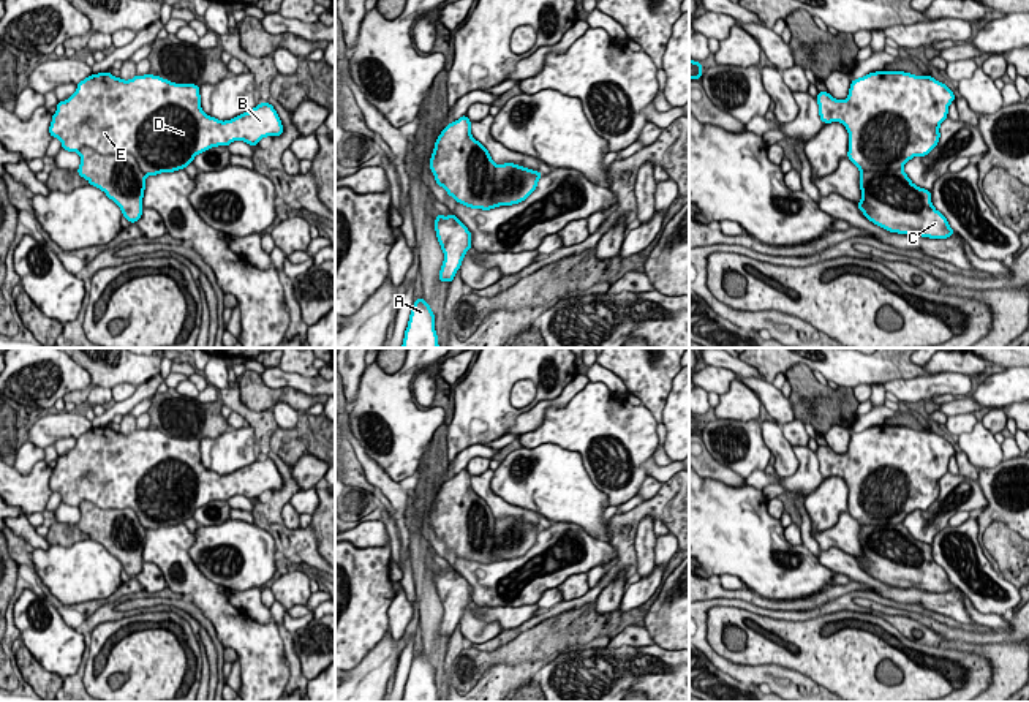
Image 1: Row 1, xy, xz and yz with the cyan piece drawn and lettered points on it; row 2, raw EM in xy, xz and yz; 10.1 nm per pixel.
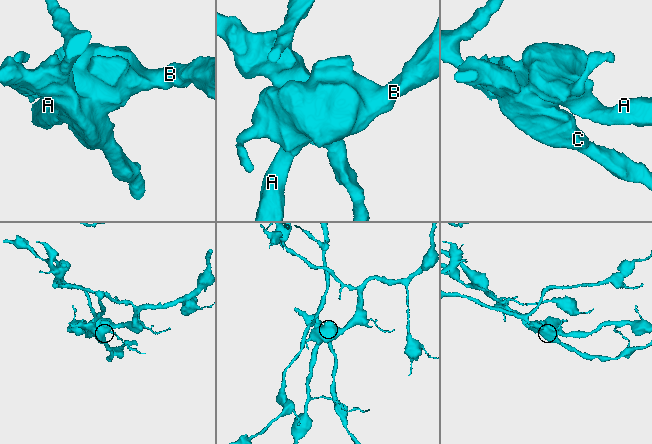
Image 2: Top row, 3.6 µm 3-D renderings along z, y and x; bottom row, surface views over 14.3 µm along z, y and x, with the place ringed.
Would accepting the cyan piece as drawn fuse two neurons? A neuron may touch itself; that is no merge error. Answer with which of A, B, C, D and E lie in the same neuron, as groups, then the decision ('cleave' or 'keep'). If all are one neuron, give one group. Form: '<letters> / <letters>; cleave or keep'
A B C D E; keep

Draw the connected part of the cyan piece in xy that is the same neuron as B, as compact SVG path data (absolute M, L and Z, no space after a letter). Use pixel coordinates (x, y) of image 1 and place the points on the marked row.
M109 71L81 81L66 101L58 101L49 126L49 134L60 139L62 149L79 153L77 174L104 191L130 223L142 217L147 176L185 169L198 153L212 147L228 147L234 141L256 145L262 138L281 133L281 120L269 103L221 122L202 111L199 85L175 84L153 74L123 81Z

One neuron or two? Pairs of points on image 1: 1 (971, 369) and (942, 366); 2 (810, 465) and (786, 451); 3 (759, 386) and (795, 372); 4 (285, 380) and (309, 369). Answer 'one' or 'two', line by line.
1: one
2: two
3: two
4: two

